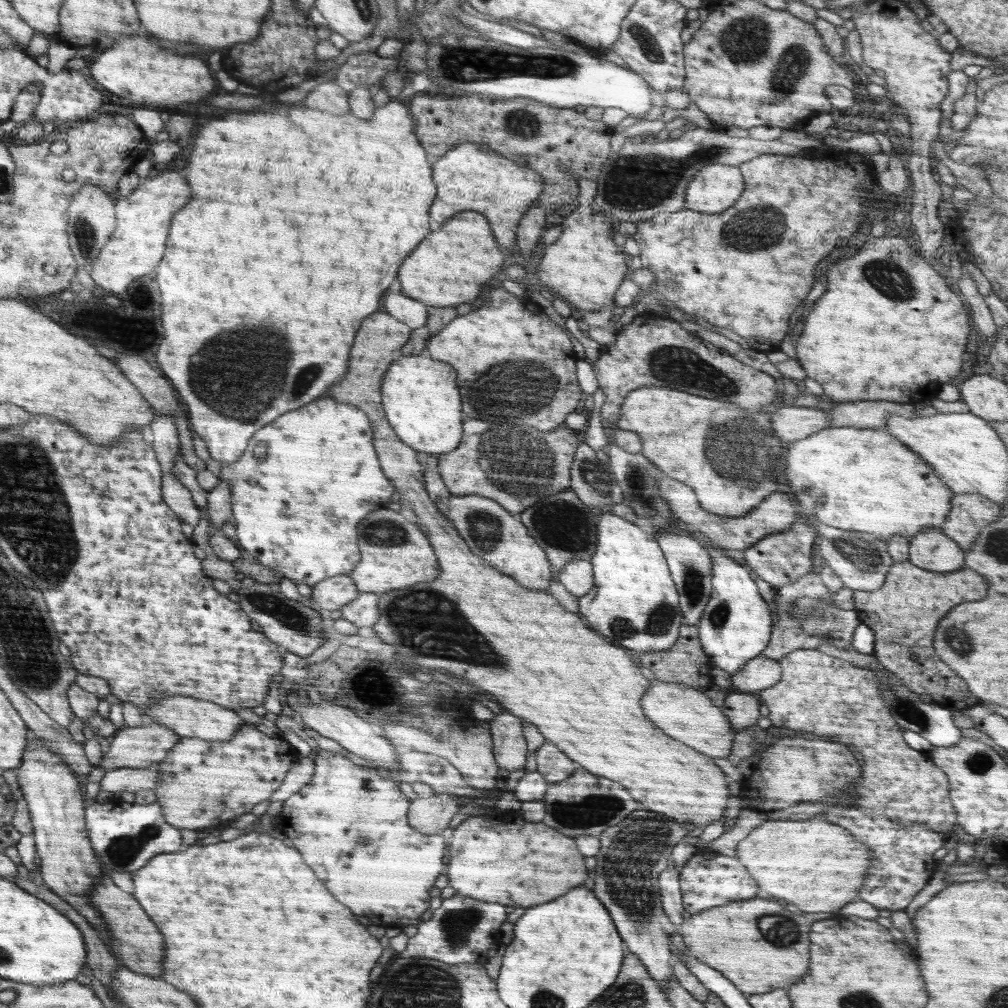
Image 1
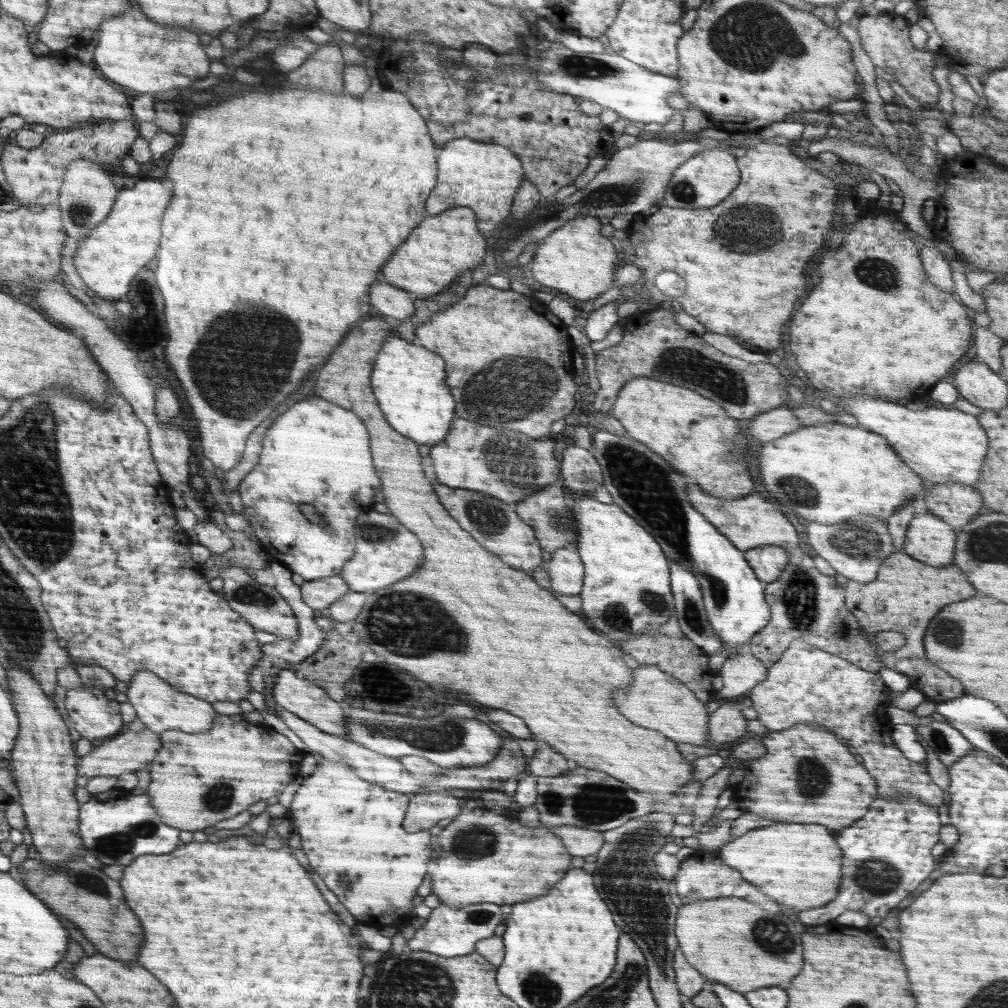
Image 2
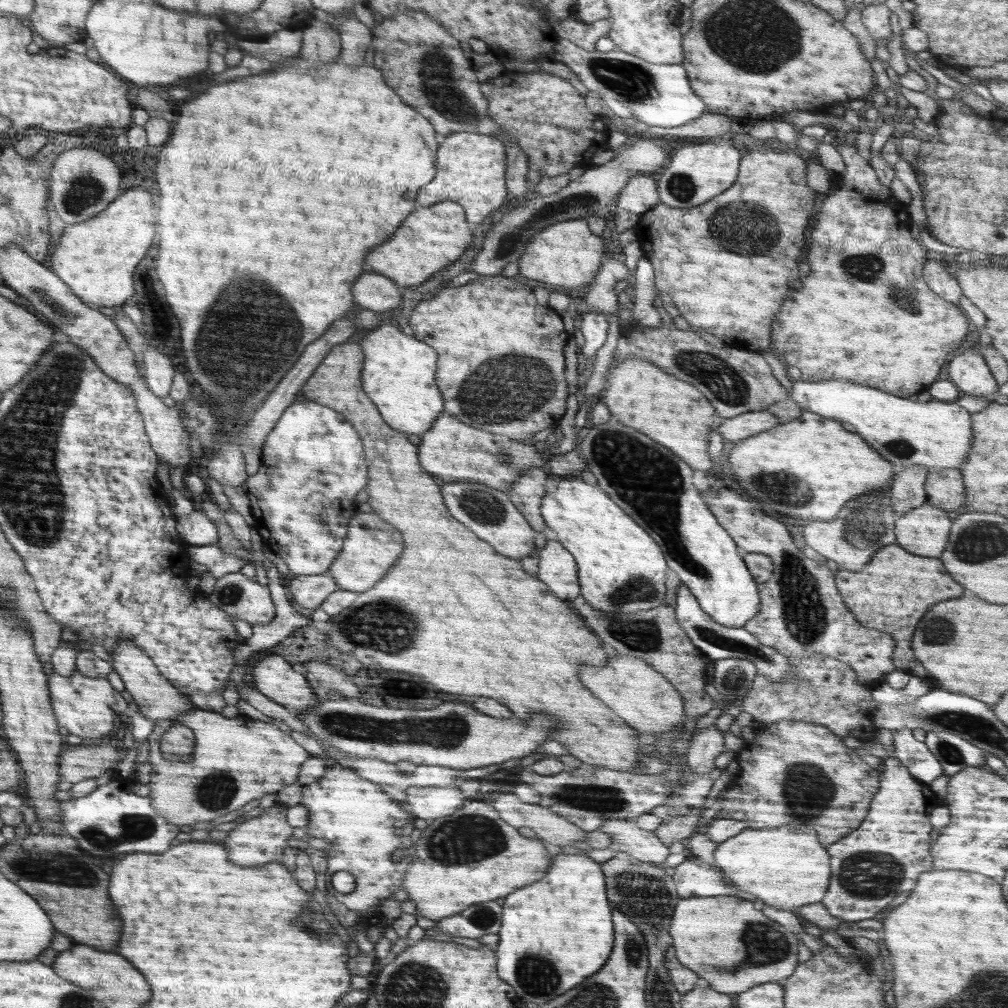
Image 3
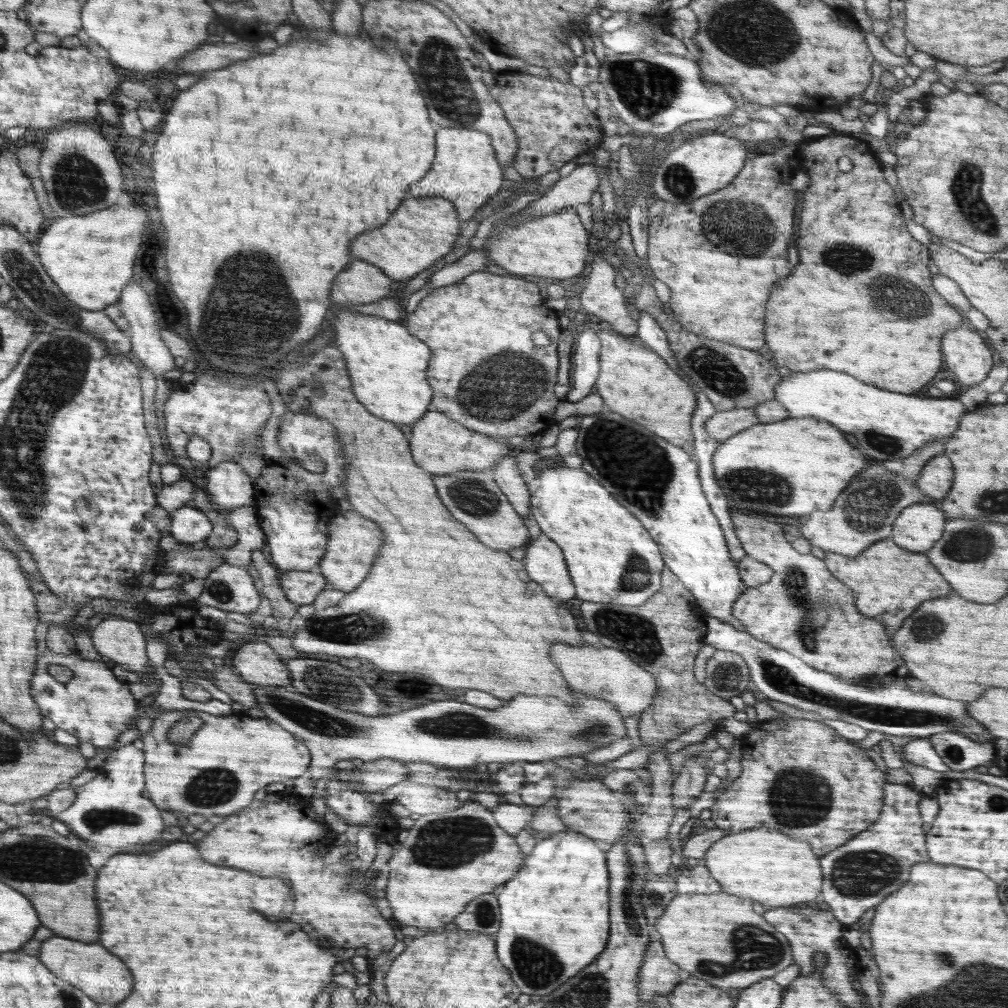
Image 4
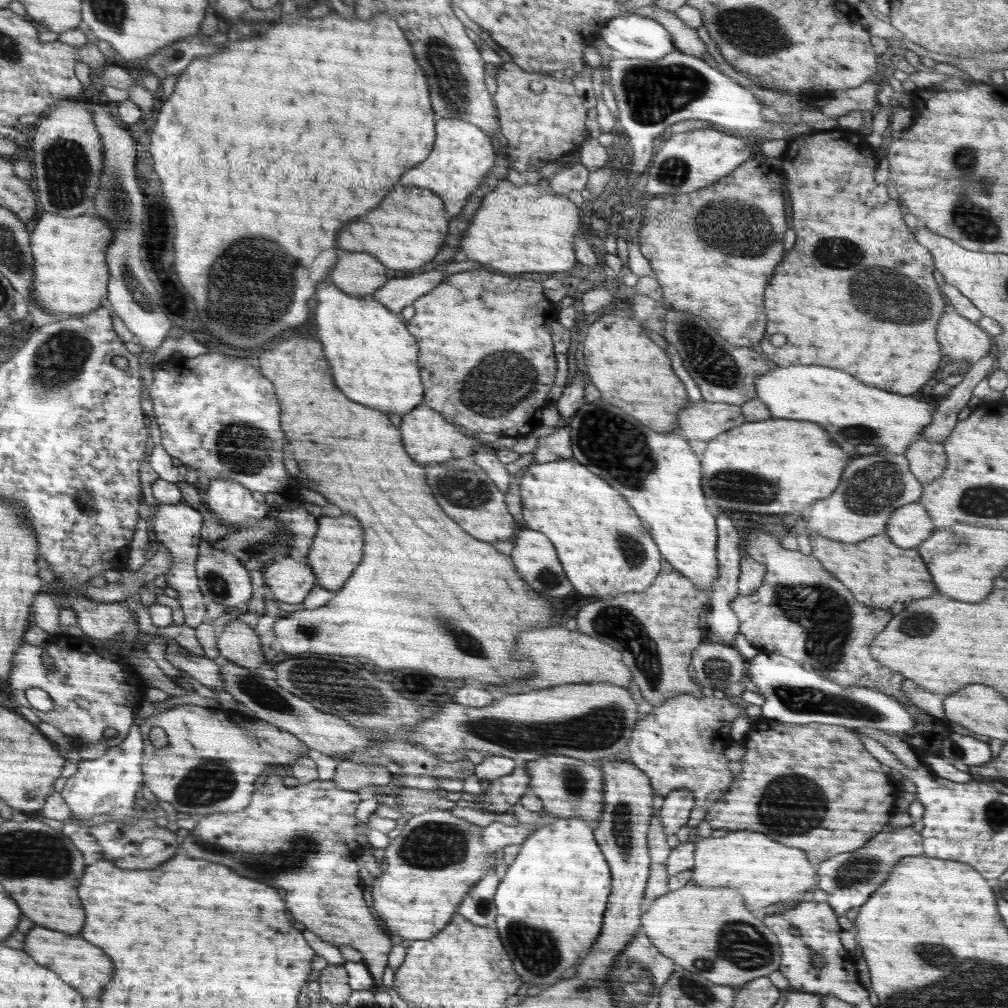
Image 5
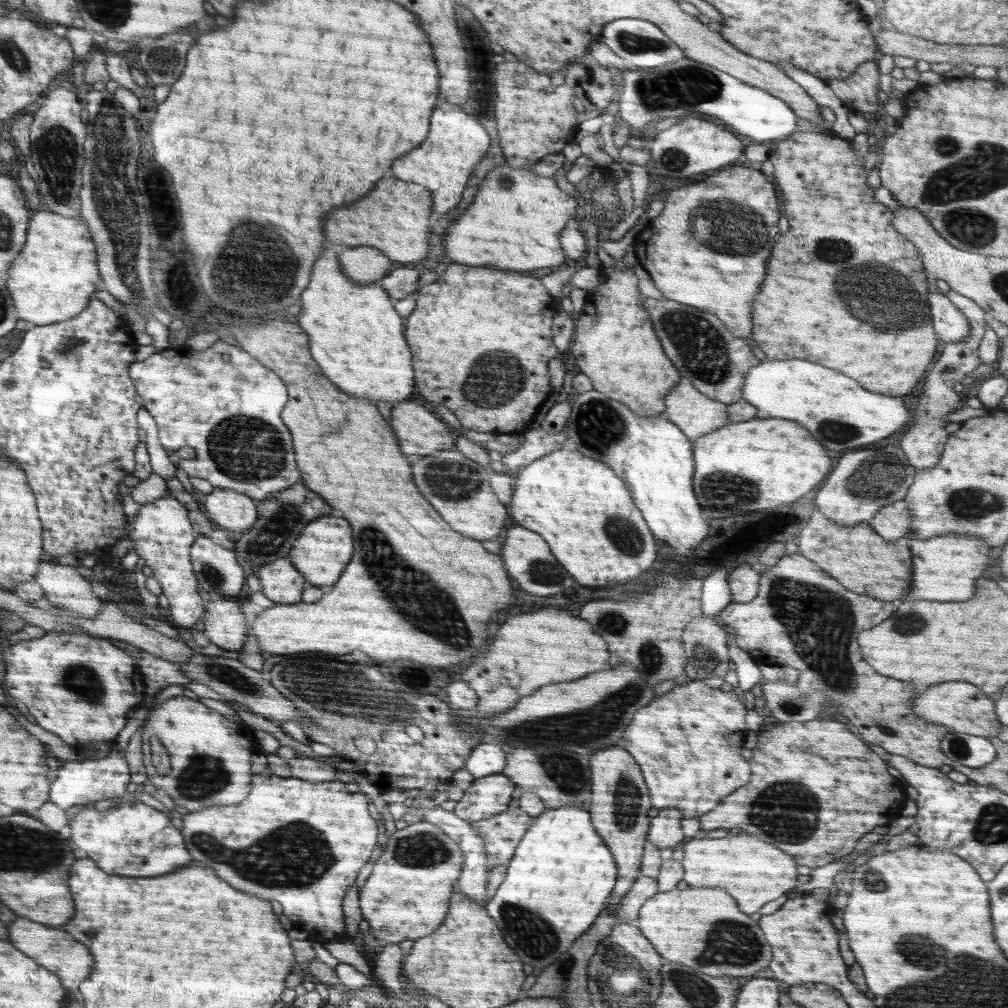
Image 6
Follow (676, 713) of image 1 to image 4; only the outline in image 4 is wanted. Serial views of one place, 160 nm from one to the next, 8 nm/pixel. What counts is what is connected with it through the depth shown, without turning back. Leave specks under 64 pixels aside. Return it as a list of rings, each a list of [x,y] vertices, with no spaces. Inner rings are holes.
[[[554,644],[552,660],[564,674],[568,686],[576,692],[584,692],[600,700],[615,704],[622,717],[641,717],[646,709],[652,707],[657,695],[657,684],[654,675],[638,666],[624,652],[606,646],[582,646],[572,648],[566,644]]]

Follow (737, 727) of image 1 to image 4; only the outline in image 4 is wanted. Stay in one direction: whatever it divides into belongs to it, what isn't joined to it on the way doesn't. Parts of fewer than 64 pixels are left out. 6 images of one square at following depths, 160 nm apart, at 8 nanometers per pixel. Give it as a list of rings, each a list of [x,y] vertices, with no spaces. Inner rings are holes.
[[[690,759],[683,764],[682,770],[675,777],[672,787],[672,804],[677,808],[688,808],[688,805],[703,792],[708,777],[707,766],[702,759]]]

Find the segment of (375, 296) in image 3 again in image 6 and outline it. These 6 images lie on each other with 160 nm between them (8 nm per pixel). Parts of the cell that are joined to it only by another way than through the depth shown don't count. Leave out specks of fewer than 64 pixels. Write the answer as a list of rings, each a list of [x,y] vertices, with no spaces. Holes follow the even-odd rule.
[[[352,248],[344,252],[344,262],[341,262],[343,272],[351,280],[360,284],[380,282],[392,268],[392,260],[383,250],[376,248]]]

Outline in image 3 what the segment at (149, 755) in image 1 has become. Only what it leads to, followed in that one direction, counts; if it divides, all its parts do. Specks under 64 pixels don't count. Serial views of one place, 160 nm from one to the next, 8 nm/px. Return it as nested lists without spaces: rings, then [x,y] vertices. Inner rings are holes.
[[[118,738],[105,741],[99,746],[79,745],[75,748],[64,749],[59,756],[60,781],[74,784],[88,778],[95,779],[109,770],[116,773],[118,763],[125,758],[126,753],[127,749],[123,747]]]

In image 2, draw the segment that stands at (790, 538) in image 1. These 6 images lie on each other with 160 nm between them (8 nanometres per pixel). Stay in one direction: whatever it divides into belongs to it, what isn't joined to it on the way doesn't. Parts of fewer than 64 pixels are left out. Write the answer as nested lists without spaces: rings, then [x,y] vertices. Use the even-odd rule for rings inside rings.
[[[766,545],[744,551],[748,564],[758,580],[770,583],[776,580],[789,563],[789,554],[781,546]]]

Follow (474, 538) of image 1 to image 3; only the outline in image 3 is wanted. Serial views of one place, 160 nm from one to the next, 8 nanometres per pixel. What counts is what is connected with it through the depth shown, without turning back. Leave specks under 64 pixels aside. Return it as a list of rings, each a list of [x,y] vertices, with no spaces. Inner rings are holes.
[[[450,482],[444,483],[443,500],[456,520],[470,528],[478,538],[492,544],[496,552],[519,561],[526,556],[535,555],[536,532],[522,513],[514,507],[506,492],[490,488],[480,482]]]

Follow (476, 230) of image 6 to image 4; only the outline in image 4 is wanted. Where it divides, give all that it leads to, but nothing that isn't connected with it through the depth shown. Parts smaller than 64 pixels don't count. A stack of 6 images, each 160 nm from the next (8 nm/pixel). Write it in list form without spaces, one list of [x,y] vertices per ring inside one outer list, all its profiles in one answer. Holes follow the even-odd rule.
[[[574,206],[548,216],[533,216],[534,220],[506,228],[500,236],[488,240],[488,256],[494,264],[510,270],[510,274],[536,274],[544,278],[574,278],[579,276],[588,260],[589,236],[576,214]]]

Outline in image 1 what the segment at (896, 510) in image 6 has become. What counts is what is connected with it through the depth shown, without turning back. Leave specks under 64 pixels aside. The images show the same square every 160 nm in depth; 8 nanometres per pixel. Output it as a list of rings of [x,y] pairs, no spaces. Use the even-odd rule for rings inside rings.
[[[927,528],[909,541],[909,561],[930,572],[954,572],[964,568],[965,551],[940,528]]]

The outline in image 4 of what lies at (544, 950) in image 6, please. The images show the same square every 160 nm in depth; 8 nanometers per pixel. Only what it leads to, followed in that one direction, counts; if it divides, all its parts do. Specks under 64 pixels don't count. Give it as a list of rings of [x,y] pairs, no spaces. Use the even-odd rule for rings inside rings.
[[[567,829],[534,845],[534,852],[524,858],[524,864],[512,880],[498,890],[500,911],[499,929],[494,934],[496,954],[508,969],[522,994],[544,996],[555,992],[564,982],[586,968],[606,948],[608,942],[608,874],[605,851],[599,842]]]

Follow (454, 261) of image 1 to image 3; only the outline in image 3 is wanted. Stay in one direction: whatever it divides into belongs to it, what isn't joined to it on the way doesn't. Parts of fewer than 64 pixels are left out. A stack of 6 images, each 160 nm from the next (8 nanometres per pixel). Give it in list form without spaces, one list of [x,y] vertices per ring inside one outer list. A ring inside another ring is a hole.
[[[440,202],[430,208],[420,208],[404,220],[400,232],[396,232],[392,240],[368,254],[368,268],[374,272],[384,272],[384,276],[391,278],[399,287],[419,287],[468,249],[472,243],[470,228],[464,207],[456,202]]]

